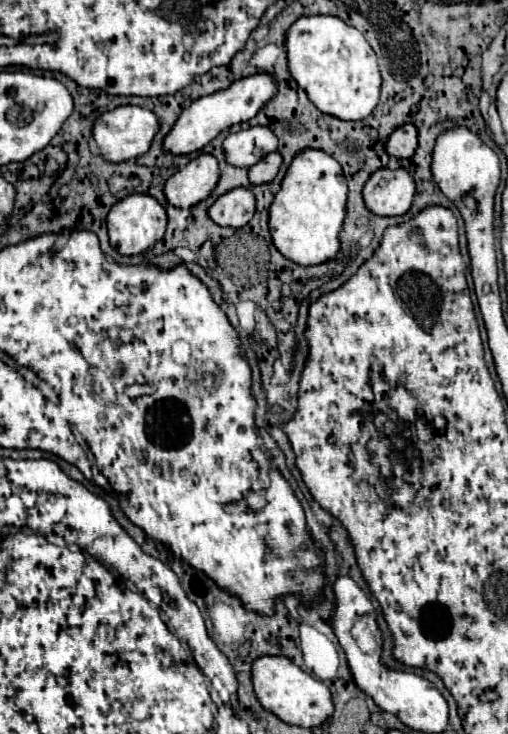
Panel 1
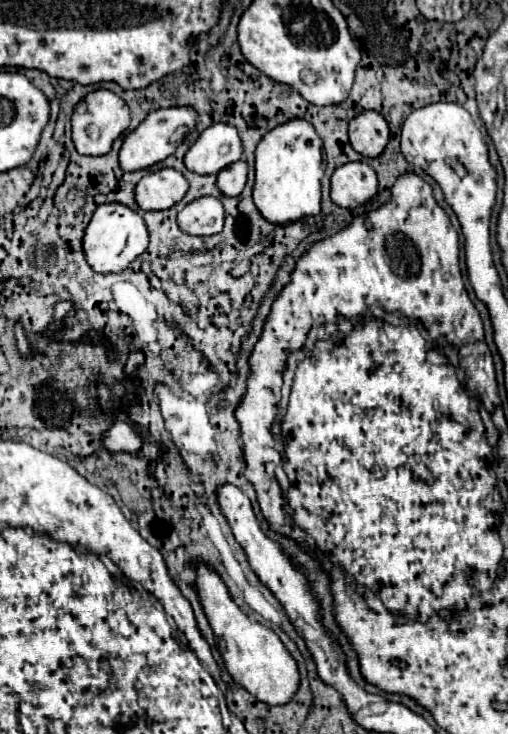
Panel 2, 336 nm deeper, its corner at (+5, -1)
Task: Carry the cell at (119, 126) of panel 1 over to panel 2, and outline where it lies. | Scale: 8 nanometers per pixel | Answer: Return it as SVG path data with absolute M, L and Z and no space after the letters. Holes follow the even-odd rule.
M95 90L87 94L75 108L73 124L73 142L79 154L83 156L103 156L111 152L113 142L129 128L129 108L127 104L109 90Z

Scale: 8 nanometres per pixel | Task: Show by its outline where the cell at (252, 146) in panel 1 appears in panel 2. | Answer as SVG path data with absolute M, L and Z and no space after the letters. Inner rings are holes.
M213 124L199 134L185 154L185 166L197 174L217 174L225 166L237 162L243 144L237 128L229 124Z

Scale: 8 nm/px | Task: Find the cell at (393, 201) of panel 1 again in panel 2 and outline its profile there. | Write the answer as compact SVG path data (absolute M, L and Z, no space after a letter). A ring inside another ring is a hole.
M365 162L339 166L331 176L331 198L341 208L369 204L377 196L377 174Z

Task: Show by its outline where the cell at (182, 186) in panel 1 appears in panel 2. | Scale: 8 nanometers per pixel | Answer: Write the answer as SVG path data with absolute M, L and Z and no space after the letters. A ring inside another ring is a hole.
M163 168L147 174L135 188L135 200L143 210L167 210L183 200L189 182L175 168Z

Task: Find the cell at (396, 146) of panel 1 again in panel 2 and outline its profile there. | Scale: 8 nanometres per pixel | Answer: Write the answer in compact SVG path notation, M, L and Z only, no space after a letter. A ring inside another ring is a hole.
M361 112L349 124L351 146L367 158L377 158L389 144L389 124L379 112Z

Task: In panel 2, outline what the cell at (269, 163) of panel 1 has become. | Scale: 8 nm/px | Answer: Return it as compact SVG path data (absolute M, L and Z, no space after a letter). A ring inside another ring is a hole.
M239 160L237 164L229 164L229 168L223 168L219 172L219 190L225 196L239 196L243 192L243 186L247 182L247 164Z

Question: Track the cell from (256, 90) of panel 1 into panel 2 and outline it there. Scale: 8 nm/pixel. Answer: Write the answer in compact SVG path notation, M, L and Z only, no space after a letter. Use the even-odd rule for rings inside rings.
M173 106L173 108L165 108L165 110L157 110L151 112L125 140L119 152L119 164L123 170L143 170L149 168L165 158L169 158L177 146L183 142L183 138L195 130L197 126L197 112L193 112L193 108L185 108L185 106Z

